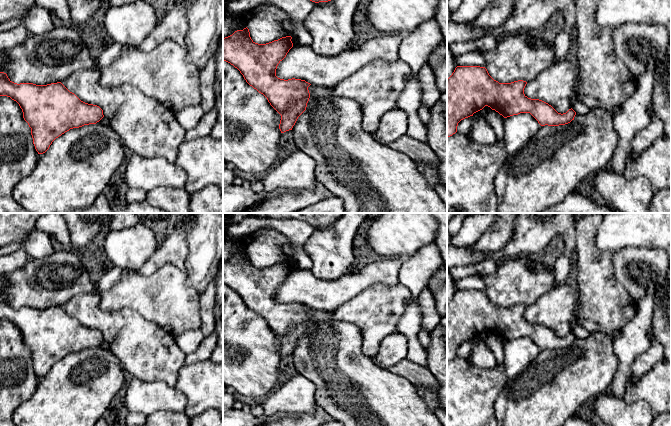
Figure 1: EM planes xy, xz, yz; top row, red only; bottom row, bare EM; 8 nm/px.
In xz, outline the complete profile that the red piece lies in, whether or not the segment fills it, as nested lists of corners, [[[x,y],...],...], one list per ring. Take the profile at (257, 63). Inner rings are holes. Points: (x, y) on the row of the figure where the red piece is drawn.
[[[247,27],[223,38],[223,60],[237,68],[246,82],[263,94],[281,115],[281,133],[292,130],[310,98],[310,83],[276,76],[278,64],[293,47],[291,39],[291,36],[286,36],[258,44],[251,39]]]

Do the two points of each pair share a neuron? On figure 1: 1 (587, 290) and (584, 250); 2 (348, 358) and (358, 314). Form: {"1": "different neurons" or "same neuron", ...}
{"1": "same neuron", "2": "different neurons"}

